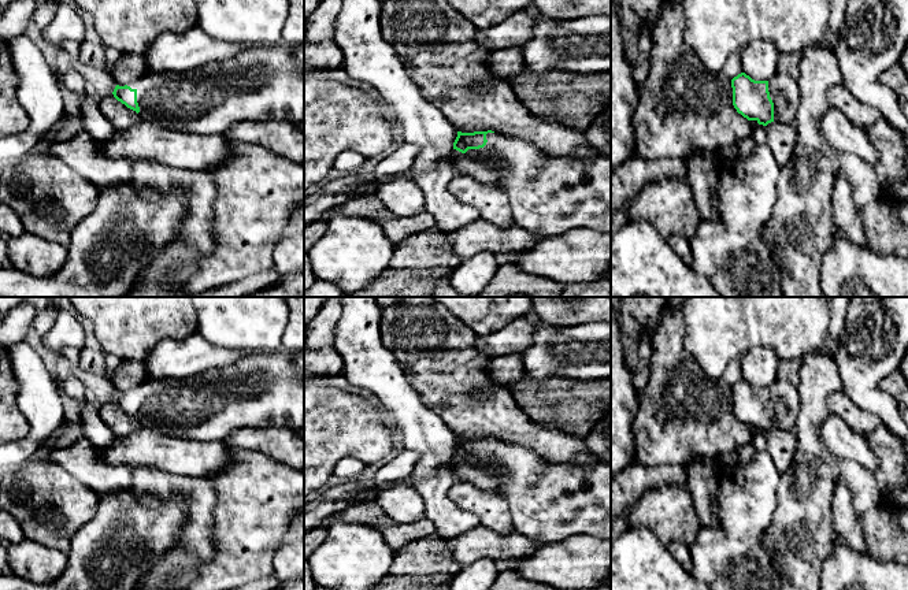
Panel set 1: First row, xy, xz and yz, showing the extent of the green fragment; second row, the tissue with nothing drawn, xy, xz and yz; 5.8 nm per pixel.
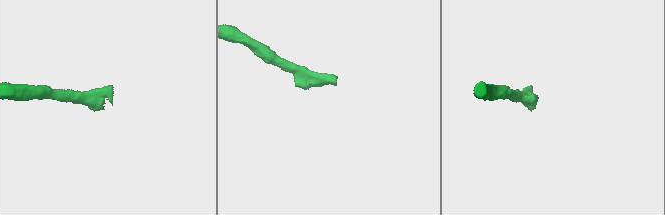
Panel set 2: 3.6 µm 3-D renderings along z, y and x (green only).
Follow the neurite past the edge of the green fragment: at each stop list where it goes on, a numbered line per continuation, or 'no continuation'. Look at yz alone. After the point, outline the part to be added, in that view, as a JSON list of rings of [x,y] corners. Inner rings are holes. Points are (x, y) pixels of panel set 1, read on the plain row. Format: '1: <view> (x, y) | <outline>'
1: yz (784, 397) | [[[778,379],[768,386],[768,398],[774,407],[774,427],[794,431],[800,407],[797,386]]]

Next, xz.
1: xz (548, 503) | [[[488,439],[486,452],[468,456],[452,475],[485,491],[501,494],[508,505],[514,530],[537,545],[560,542],[571,535],[589,534],[611,539],[611,463],[597,459],[590,465],[549,464],[529,448]]]

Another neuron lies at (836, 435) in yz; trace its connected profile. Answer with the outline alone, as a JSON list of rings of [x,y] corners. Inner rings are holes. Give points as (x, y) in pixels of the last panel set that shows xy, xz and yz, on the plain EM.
[[[830,412],[820,424],[822,444],[838,459],[855,461],[874,472],[878,468],[877,456],[871,452],[867,441],[855,434],[848,424],[835,413]]]

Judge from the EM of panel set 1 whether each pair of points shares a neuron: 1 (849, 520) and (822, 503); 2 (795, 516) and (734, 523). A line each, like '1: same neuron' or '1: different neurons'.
1: different neurons
2: different neurons

